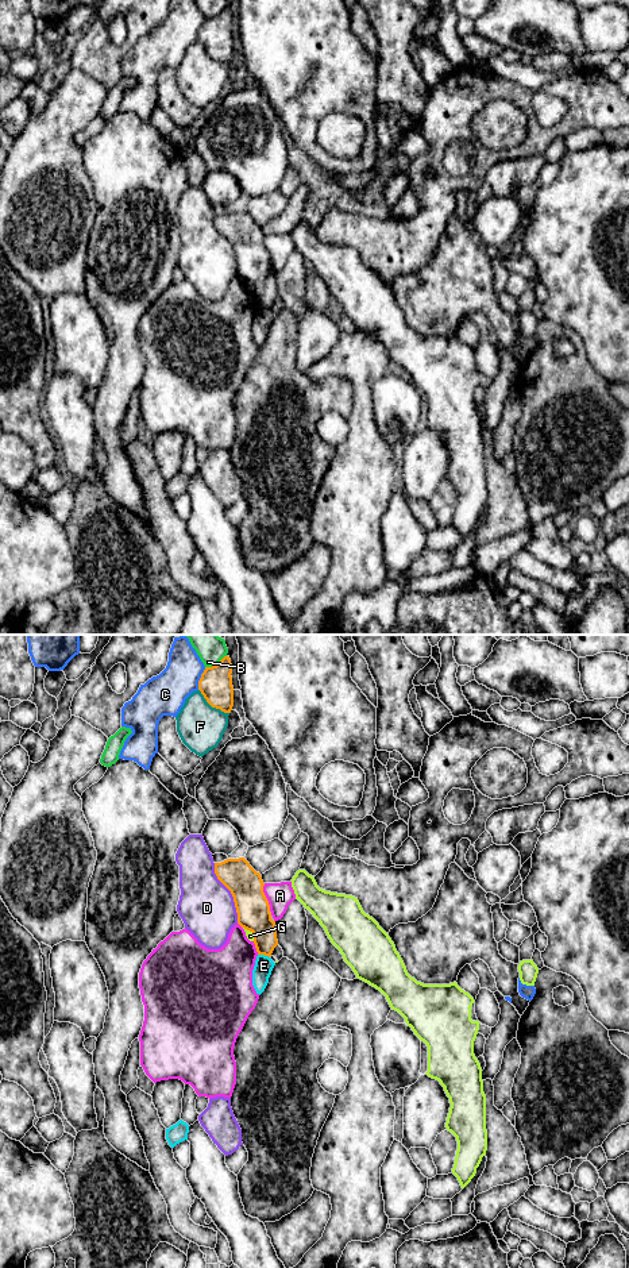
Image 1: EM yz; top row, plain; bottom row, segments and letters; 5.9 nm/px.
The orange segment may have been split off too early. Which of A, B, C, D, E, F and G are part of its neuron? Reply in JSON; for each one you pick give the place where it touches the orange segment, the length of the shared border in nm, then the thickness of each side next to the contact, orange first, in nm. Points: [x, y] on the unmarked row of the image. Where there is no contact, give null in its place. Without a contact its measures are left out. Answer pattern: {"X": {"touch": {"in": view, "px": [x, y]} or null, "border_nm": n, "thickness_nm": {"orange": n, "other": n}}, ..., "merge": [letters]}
{"merge": []}

